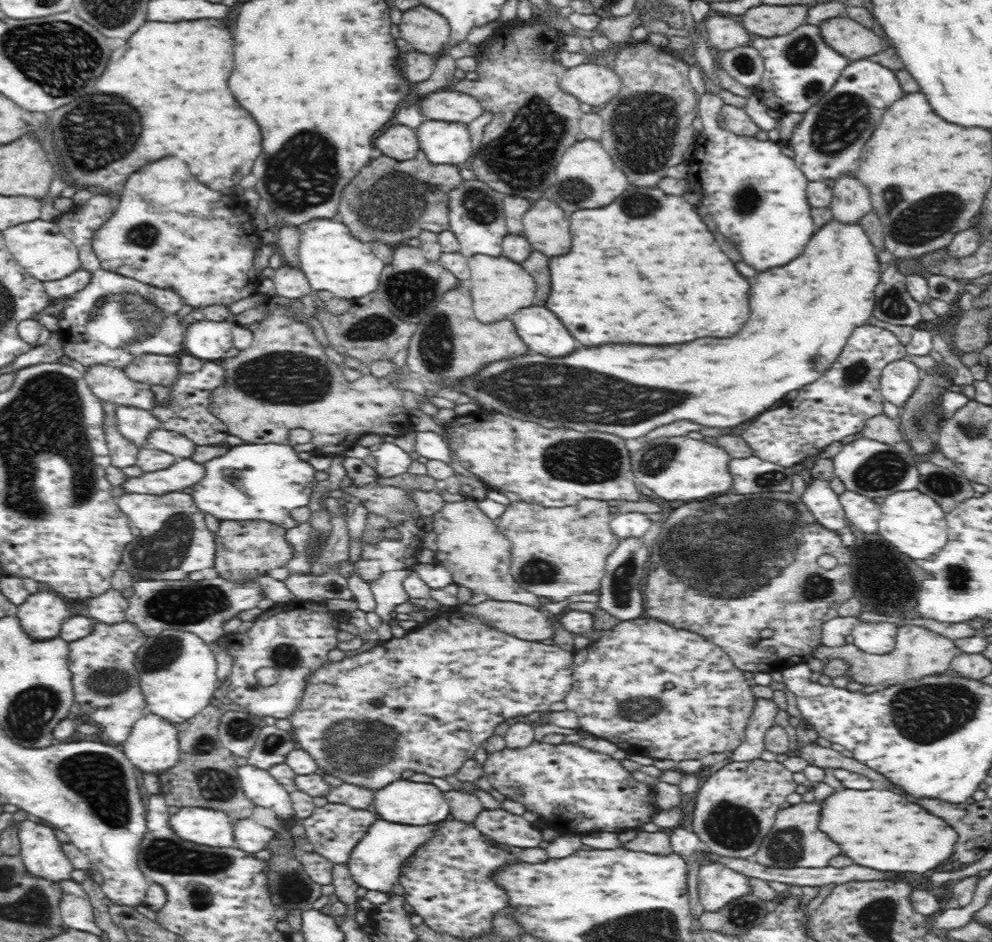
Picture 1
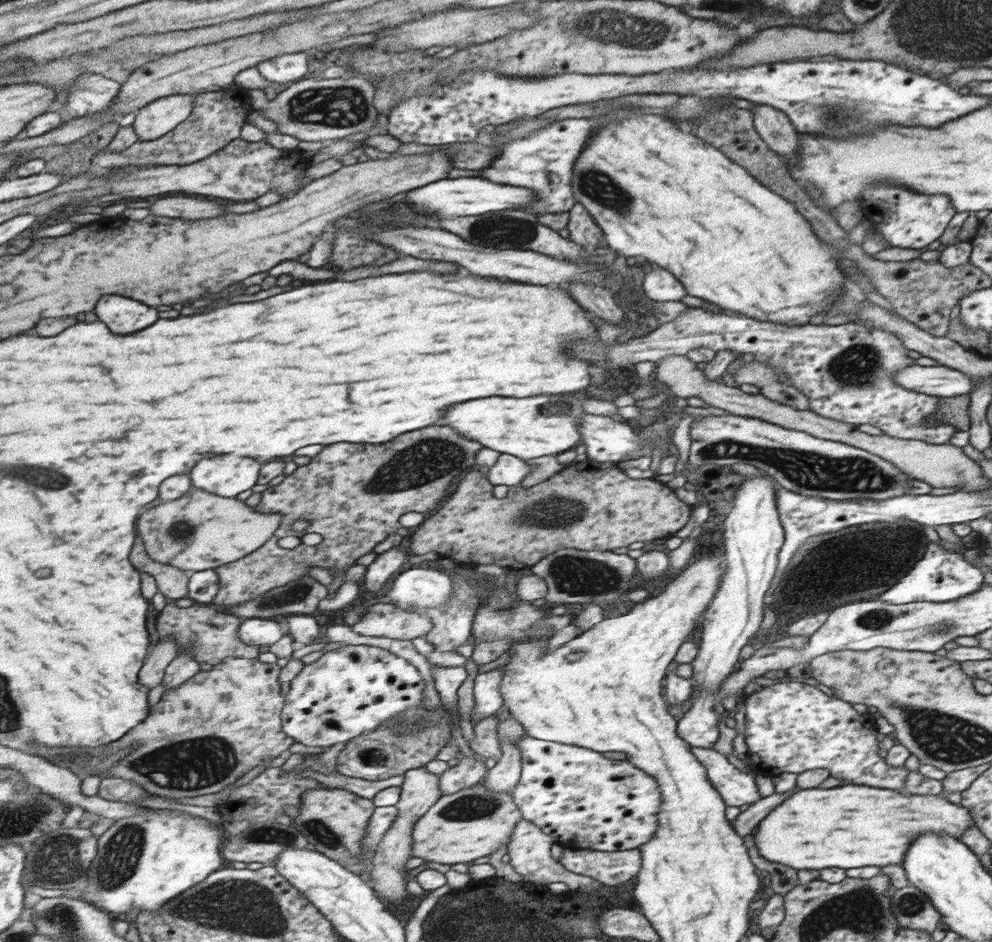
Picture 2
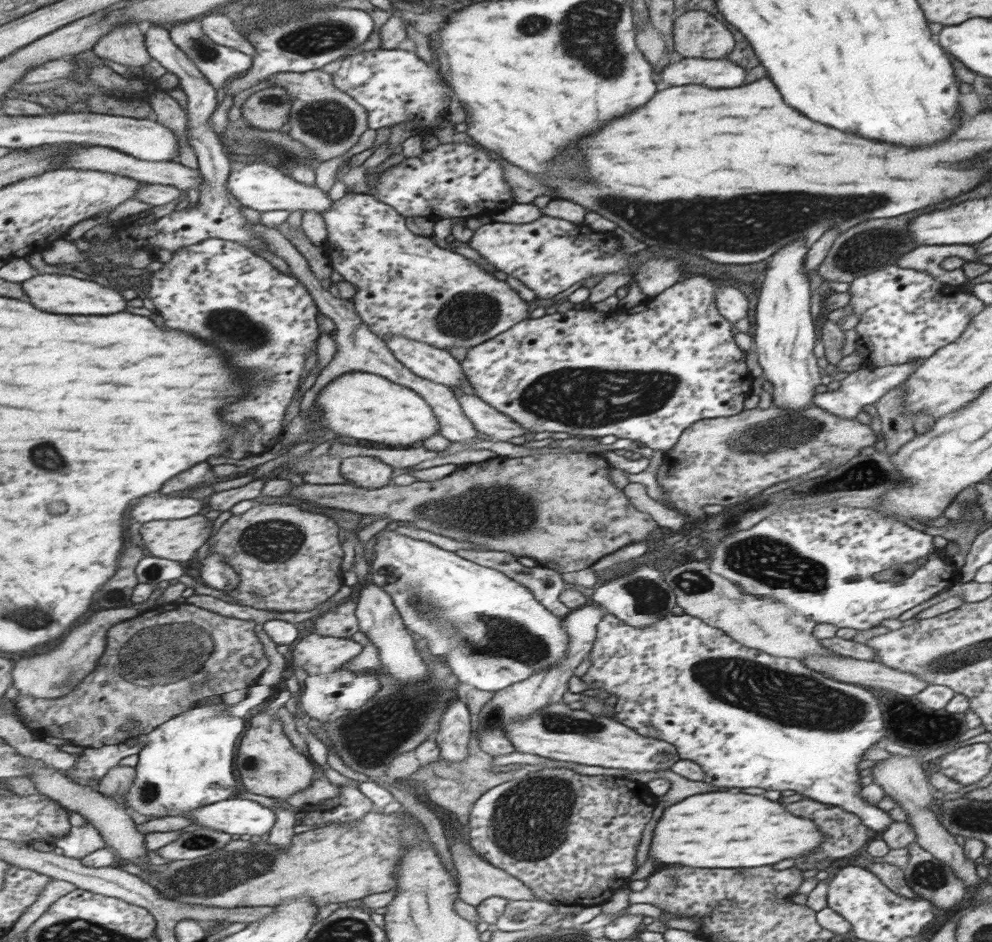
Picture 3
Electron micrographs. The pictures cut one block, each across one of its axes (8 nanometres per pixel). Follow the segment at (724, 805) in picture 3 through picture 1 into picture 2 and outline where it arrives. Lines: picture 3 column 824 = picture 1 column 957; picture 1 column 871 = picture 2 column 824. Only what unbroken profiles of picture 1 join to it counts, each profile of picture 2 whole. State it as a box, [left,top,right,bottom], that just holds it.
[753,783,975,868]

